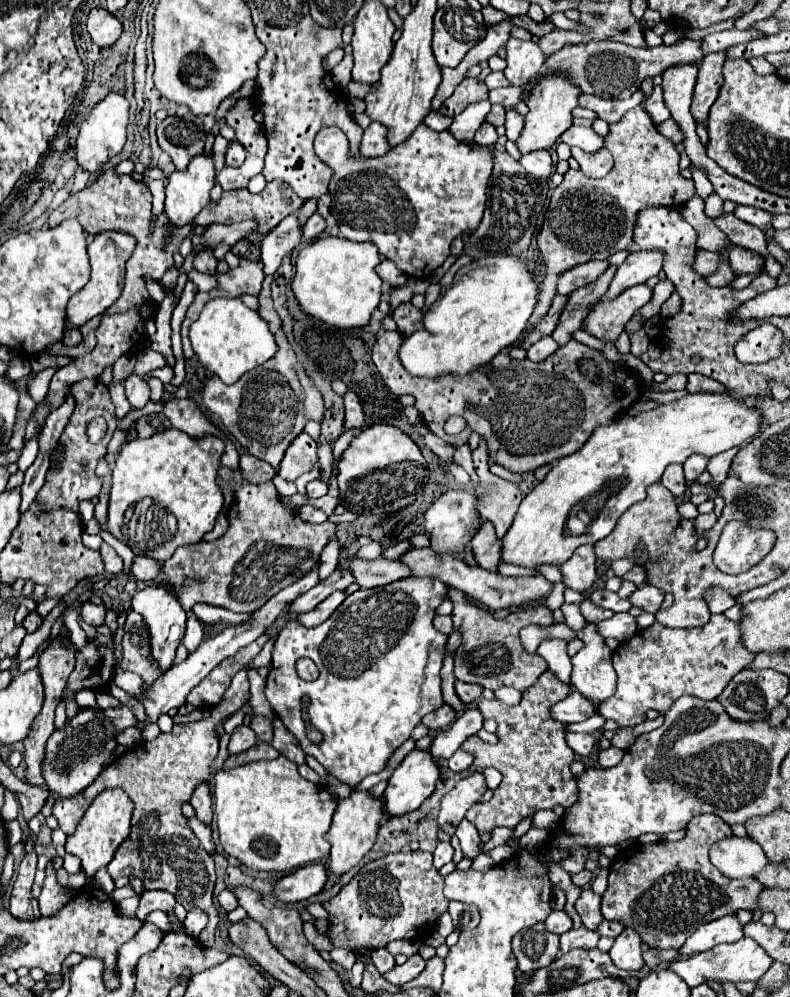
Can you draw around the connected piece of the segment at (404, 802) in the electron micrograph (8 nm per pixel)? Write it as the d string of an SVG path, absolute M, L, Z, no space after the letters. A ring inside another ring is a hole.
M410 751L388 779L384 791L384 813L388 817L416 811L428 799L440 777L438 765L428 751Z

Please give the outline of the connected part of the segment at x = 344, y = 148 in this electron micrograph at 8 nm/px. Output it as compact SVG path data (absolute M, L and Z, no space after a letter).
M420 125L410 139L396 145L384 157L366 159L360 153L350 157L348 137L334 127L316 135L314 149L316 155L334 171L330 181L330 213L336 217L340 233L350 241L374 243L380 255L394 261L402 273L414 279L428 279L446 261L452 241L456 237L472 235L482 221L486 187L494 167L494 147L462 143L450 131L434 131L426 125Z

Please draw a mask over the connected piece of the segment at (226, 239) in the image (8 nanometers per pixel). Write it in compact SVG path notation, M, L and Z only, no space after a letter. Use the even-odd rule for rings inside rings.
M246 221L246 223L232 223L232 225L210 225L206 229L206 233L194 237L194 245L206 245L206 249L214 249L218 247L220 243L226 243L226 245L236 245L240 239L244 239L248 235L248 231L254 231L256 229L256 223L252 221Z

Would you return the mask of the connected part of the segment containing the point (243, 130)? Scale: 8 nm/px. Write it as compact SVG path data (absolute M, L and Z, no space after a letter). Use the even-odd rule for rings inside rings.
M240 99L236 101L236 107L226 113L226 123L234 129L236 139L244 145L244 149L252 155L264 157L266 155L266 137L260 123L252 119L256 113L256 107L252 99Z

